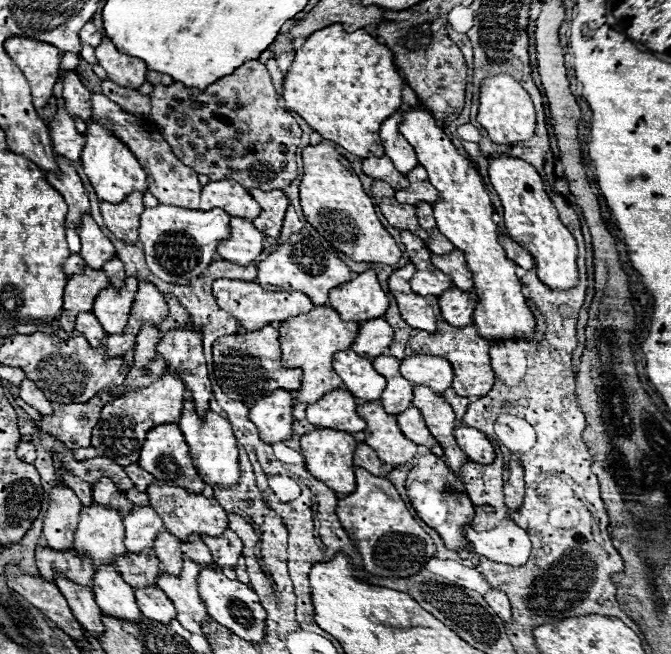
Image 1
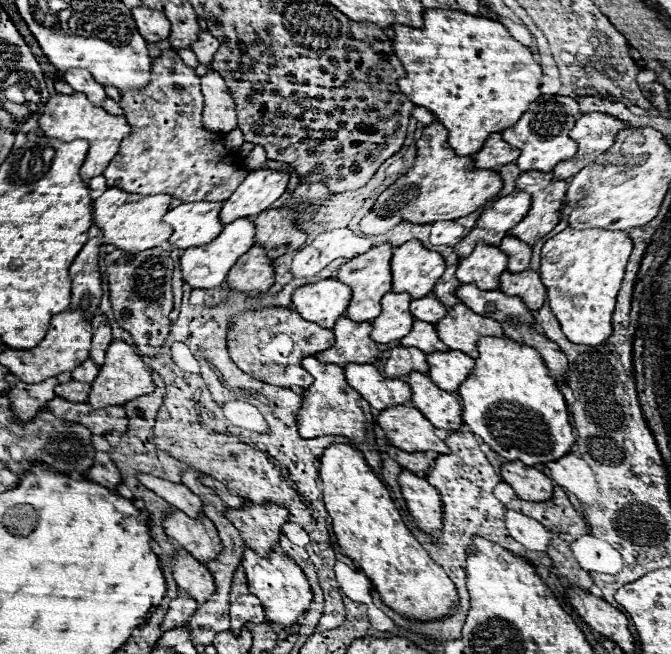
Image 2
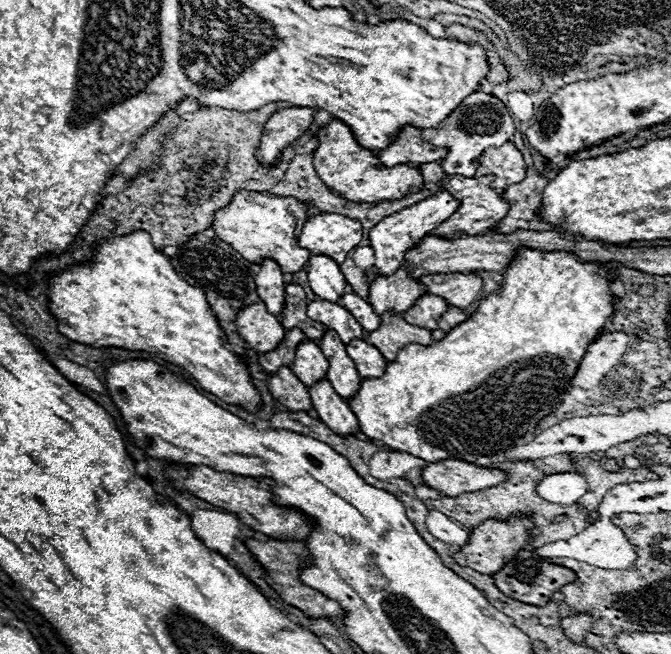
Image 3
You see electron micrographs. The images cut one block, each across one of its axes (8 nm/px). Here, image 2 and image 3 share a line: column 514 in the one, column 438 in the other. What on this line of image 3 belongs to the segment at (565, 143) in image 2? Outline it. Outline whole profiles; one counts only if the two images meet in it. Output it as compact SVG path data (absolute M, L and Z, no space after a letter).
M476 92L464 98L464 102L452 110L452 114L440 122L436 128L422 128L422 136L426 142L434 146L444 146L448 150L448 158L440 160L440 166L446 174L462 174L472 178L476 172L476 158L490 146L502 146L514 134L514 120L508 108L494 96Z

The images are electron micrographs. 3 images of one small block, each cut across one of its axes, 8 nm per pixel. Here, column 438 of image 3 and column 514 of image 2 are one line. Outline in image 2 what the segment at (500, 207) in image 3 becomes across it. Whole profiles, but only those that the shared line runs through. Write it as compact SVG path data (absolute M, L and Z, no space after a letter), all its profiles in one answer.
M522 172L516 181L516 187L518 190L530 192L532 204L524 220L520 220L512 230L508 230L508 236L520 238L530 246L542 236L546 236L560 220L558 210L564 204L566 186L568 184L564 180L550 180L550 184L542 186L536 184L536 180L527 172Z

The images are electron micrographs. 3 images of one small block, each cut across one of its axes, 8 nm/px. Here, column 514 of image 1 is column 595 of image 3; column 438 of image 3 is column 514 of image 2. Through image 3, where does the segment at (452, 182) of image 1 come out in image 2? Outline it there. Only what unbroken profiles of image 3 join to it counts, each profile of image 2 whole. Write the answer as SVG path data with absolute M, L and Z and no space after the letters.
M484 336L476 346L480 352L476 366L458 388L464 424L508 462L520 460L526 466L534 466L566 456L574 444L566 400L540 354L526 344L498 336Z

